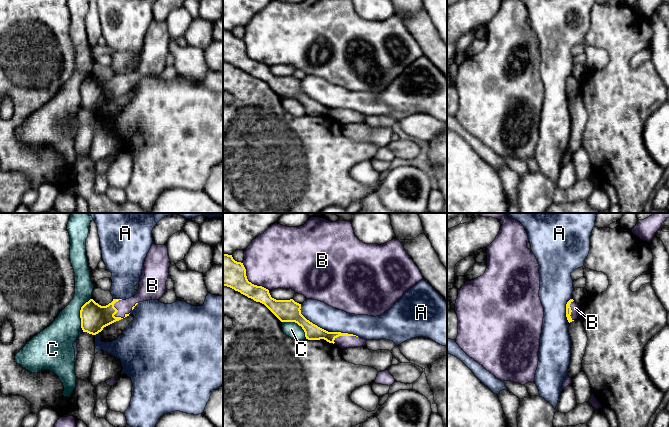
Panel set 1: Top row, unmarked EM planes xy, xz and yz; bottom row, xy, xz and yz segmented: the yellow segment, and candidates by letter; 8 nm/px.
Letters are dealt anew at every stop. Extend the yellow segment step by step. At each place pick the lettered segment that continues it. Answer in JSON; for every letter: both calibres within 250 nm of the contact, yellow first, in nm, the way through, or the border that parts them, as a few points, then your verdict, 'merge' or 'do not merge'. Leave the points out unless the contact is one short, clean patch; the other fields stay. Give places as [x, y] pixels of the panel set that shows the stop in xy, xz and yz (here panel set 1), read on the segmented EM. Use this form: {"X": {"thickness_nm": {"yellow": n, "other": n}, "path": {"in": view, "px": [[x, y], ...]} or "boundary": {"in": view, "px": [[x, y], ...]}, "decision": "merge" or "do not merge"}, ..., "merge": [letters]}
{"A": {"thickness_nm": {"yellow": 130, "other": 190}, "decision": "do not merge"}, "B": {"thickness_nm": {"yellow": 240, "other": 460}, "decision": "do not merge"}, "C": {"thickness_nm": {"yellow": 180, "other": 120}, "boundary": {"in": "xz", "px": [[282, 321], [296, 322], [303, 330], [306, 338]]}, "decision": "do not merge"}, "merge": []}

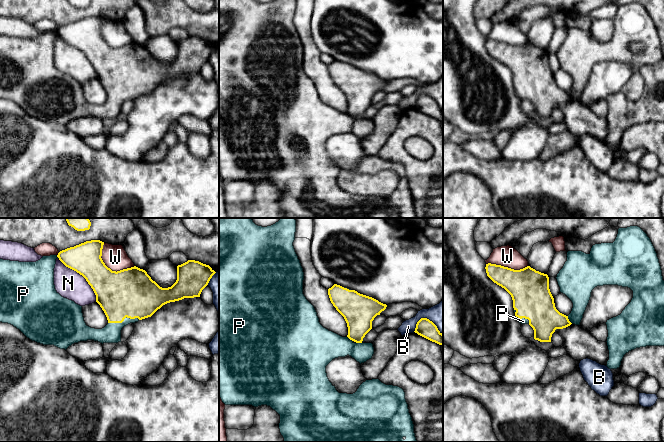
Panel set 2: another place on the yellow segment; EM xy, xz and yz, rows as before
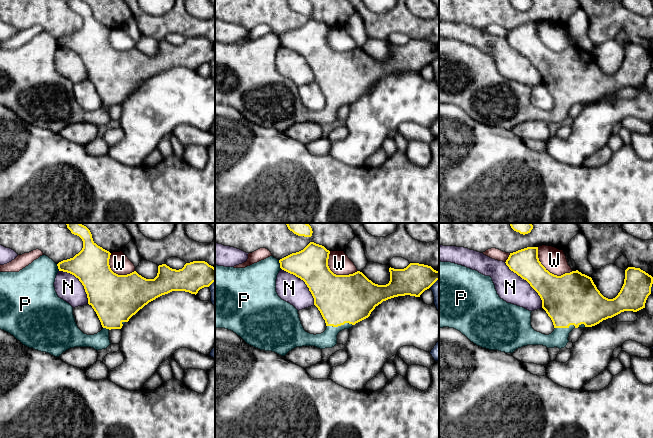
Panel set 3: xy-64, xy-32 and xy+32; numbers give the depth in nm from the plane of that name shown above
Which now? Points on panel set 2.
{"B": {"thickness_nm": {"yellow": 140, "other": 190}, "decision": "do not merge"}, "N": {"thickness_nm": {"yellow": 280, "other": 220}, "decision": "do not merge"}, "P": {"thickness_nm": {"yellow": 400, "other": 160}, "decision": "merge"}, "W": {"thickness_nm": {"yellow": 380, "other": 190}, "decision": "do not merge"}, "merge": ["P"]}

